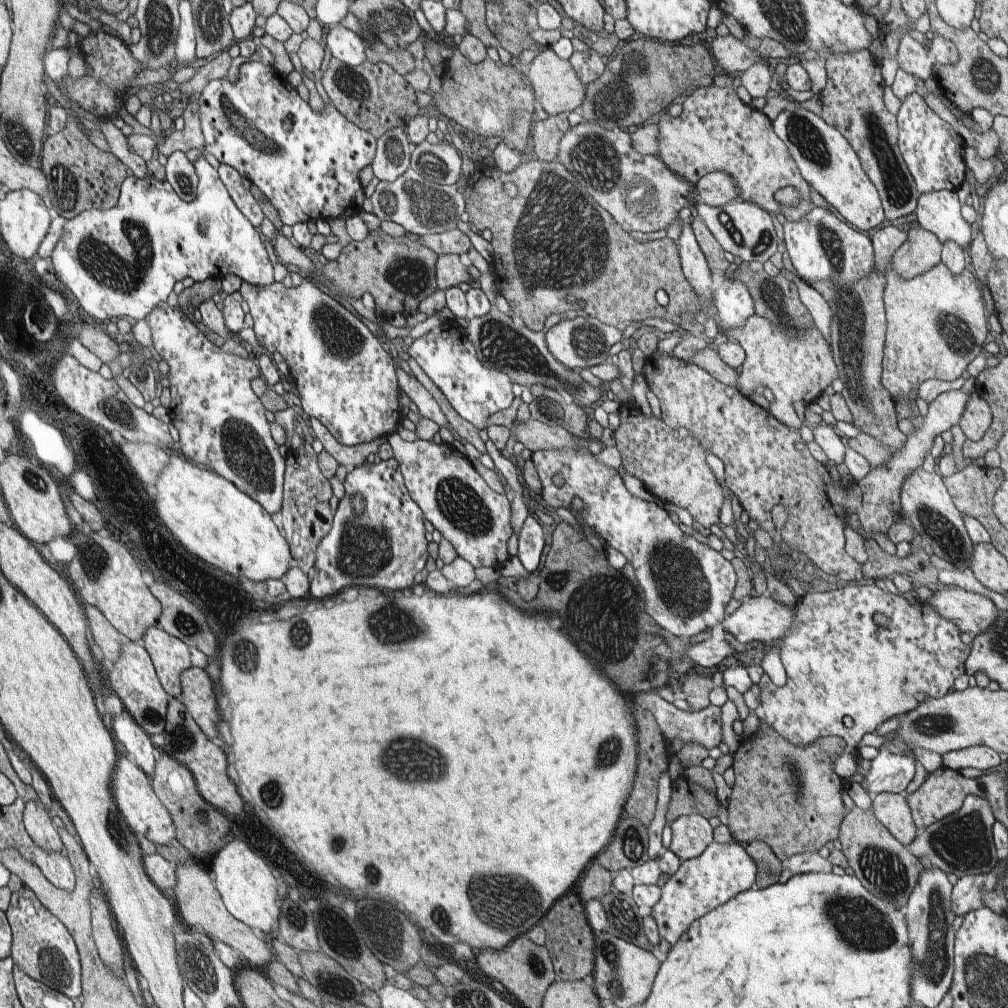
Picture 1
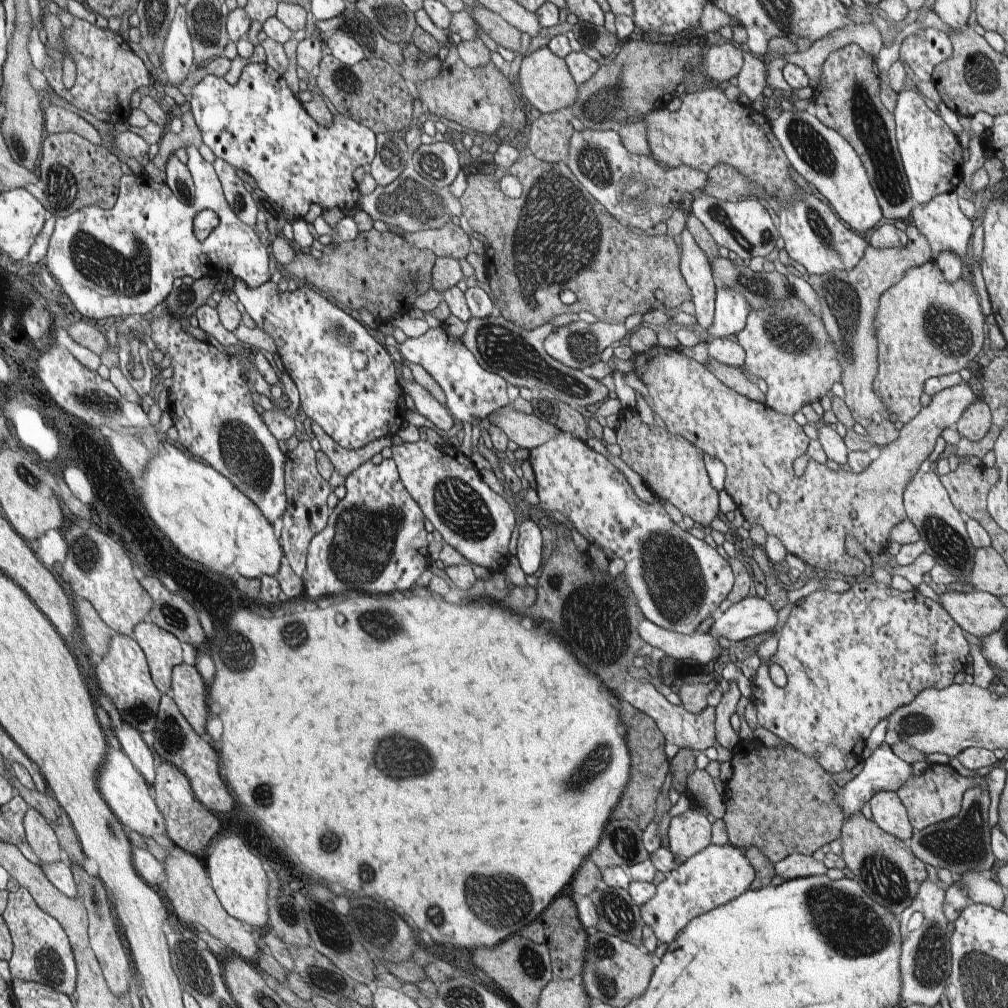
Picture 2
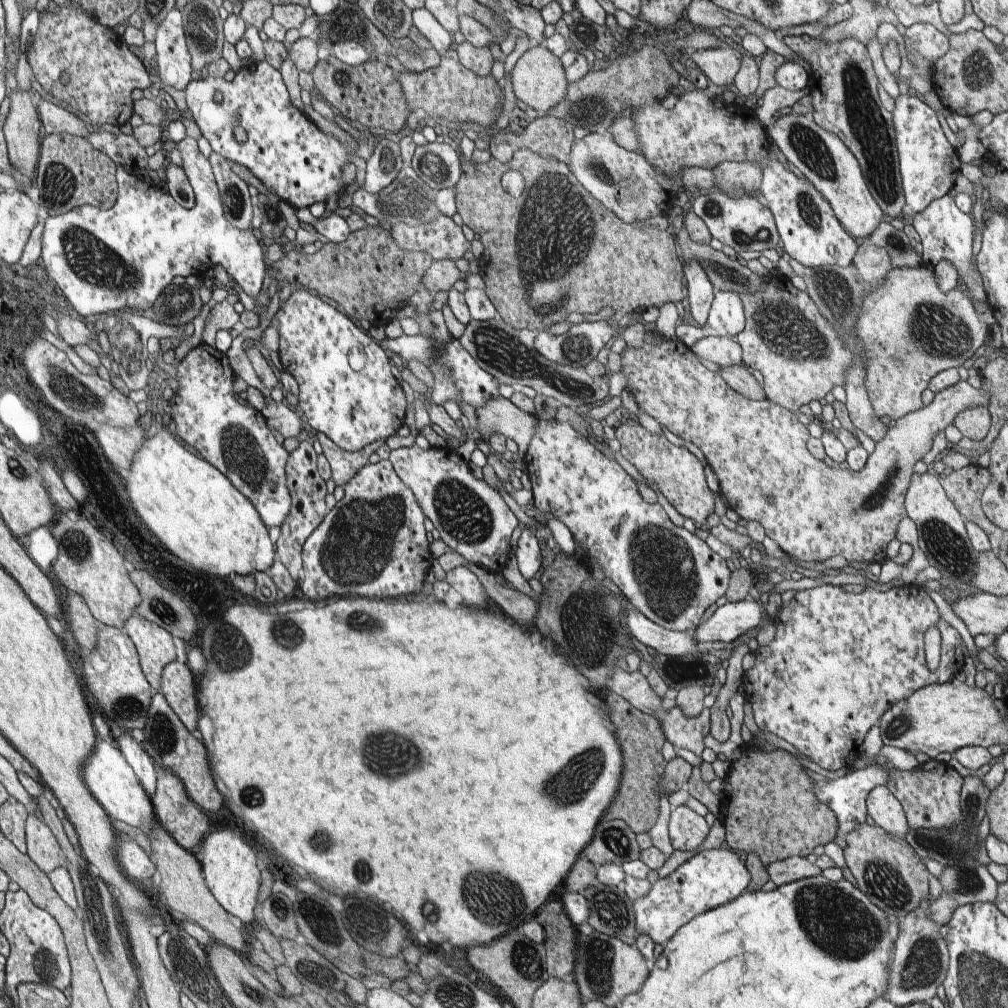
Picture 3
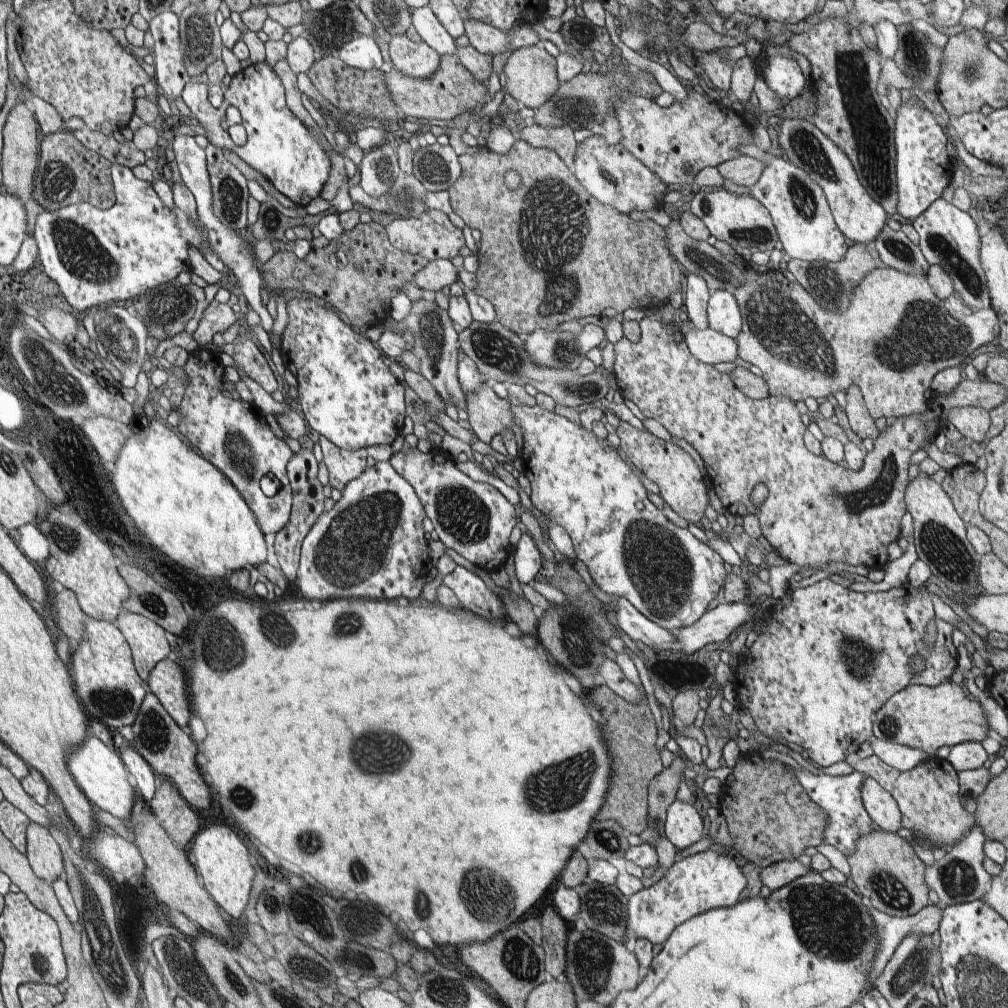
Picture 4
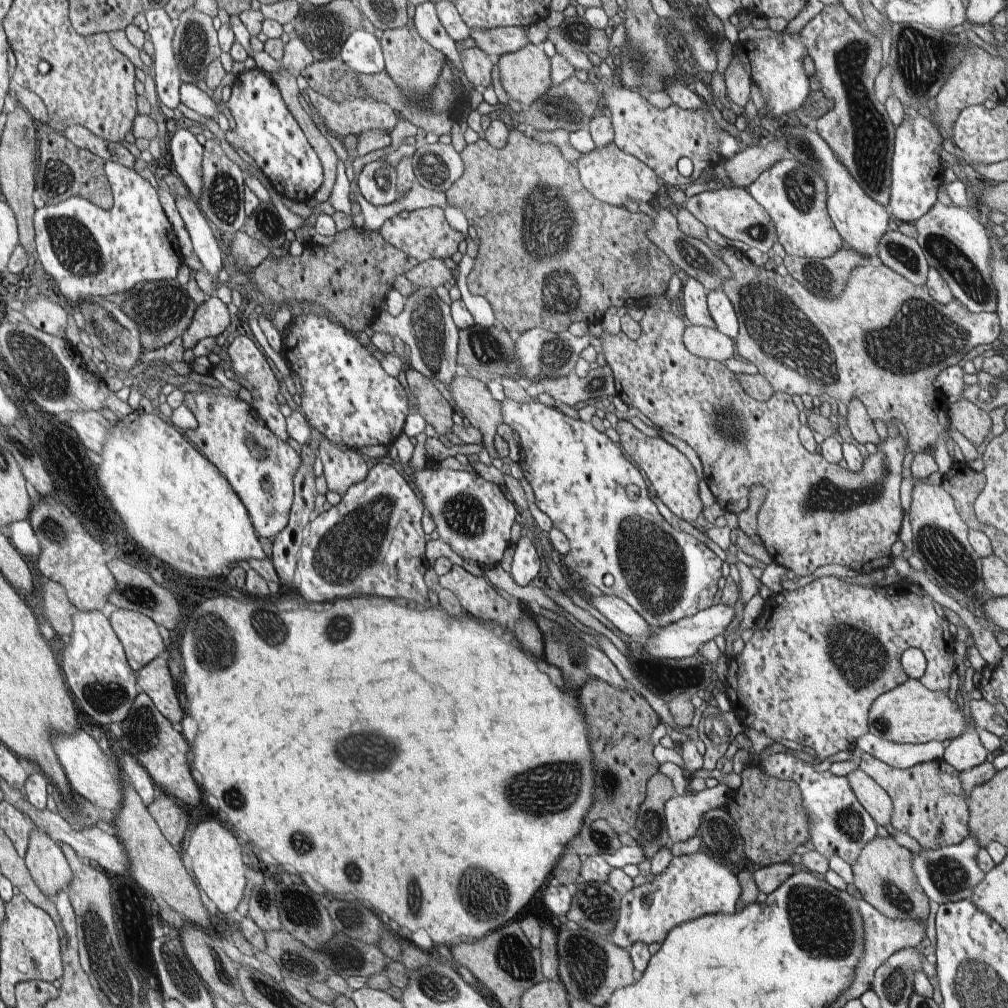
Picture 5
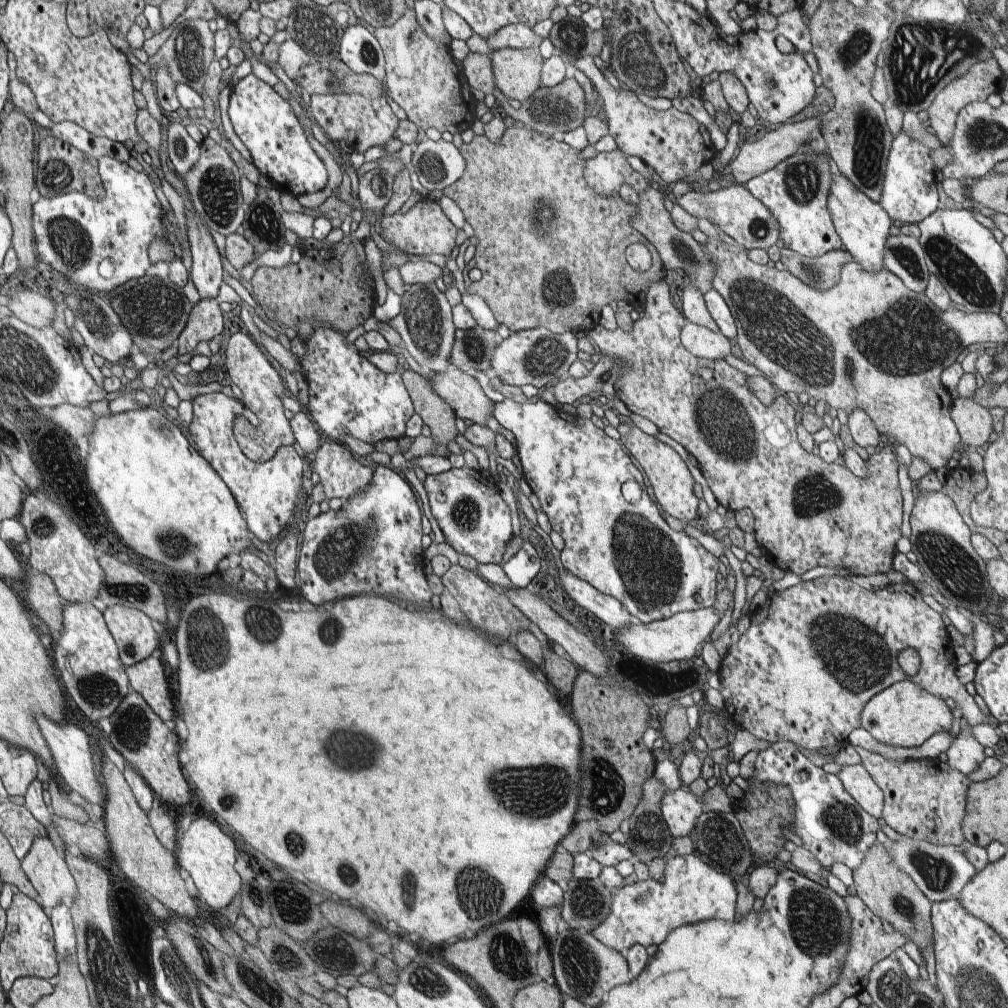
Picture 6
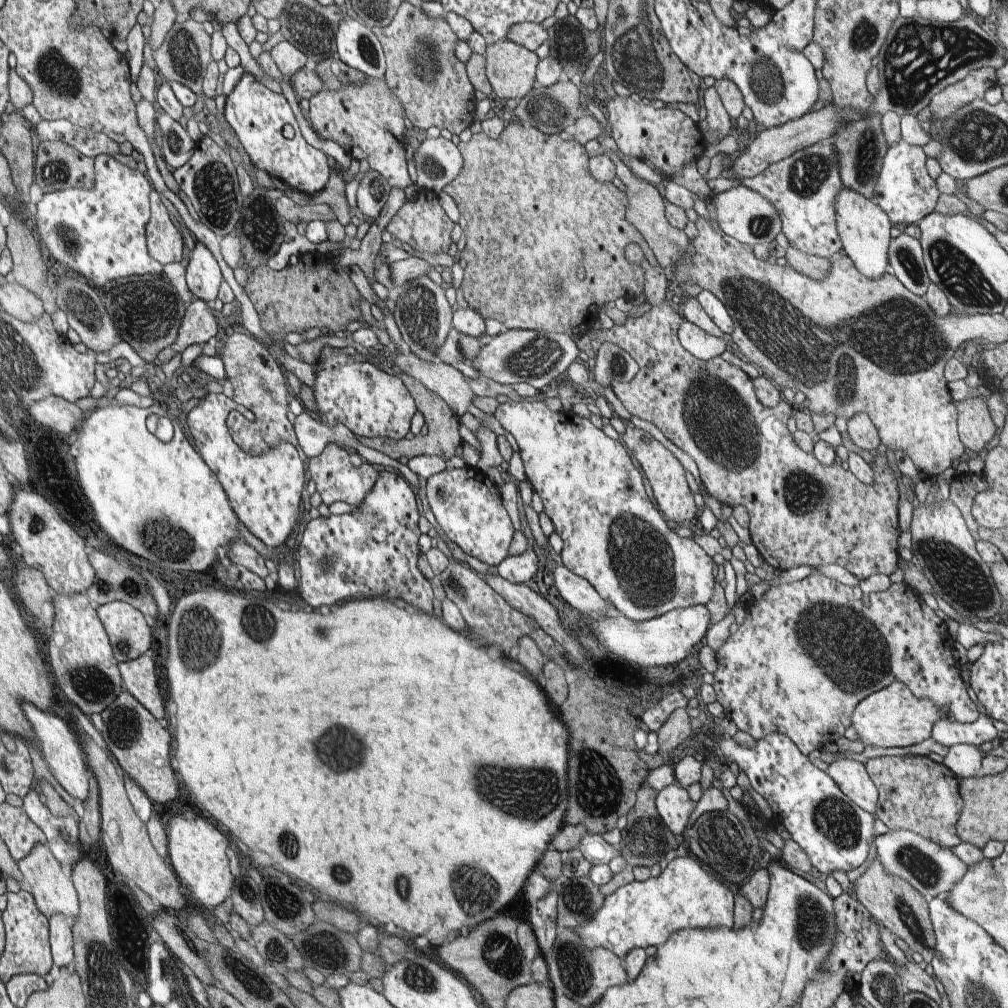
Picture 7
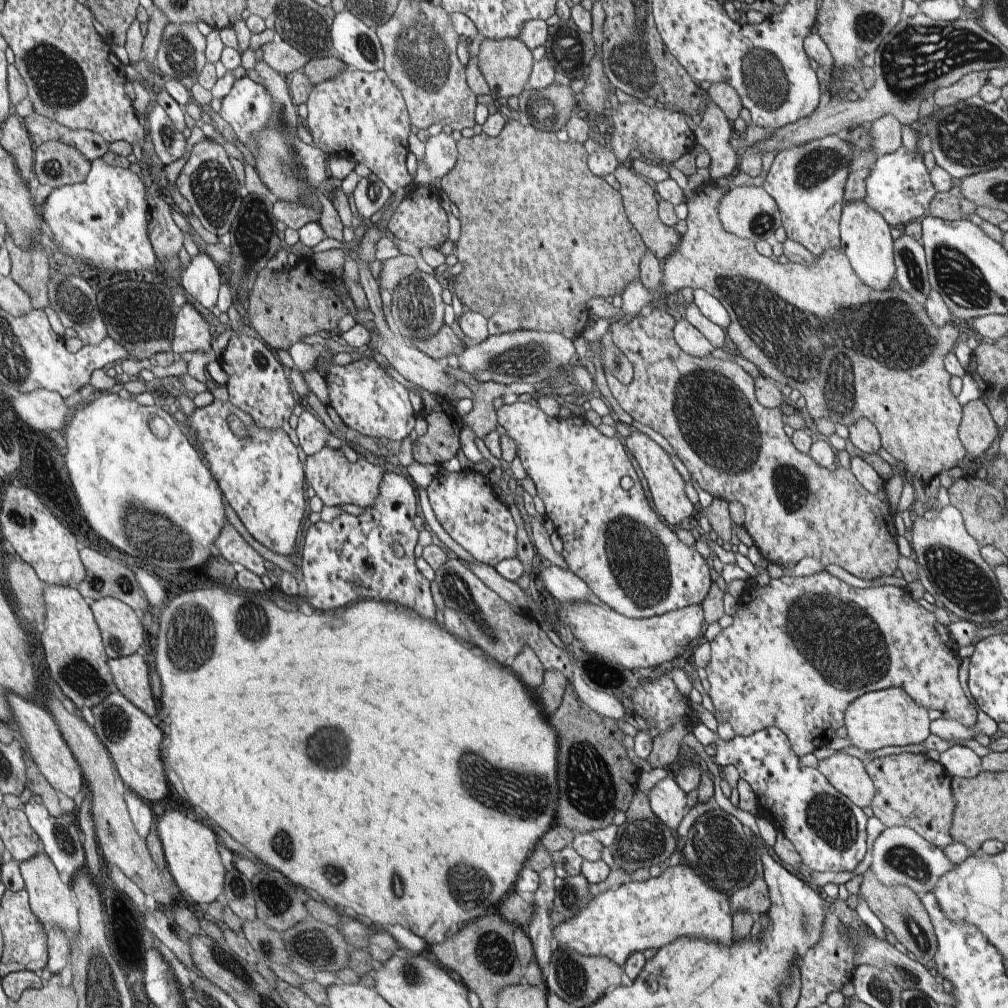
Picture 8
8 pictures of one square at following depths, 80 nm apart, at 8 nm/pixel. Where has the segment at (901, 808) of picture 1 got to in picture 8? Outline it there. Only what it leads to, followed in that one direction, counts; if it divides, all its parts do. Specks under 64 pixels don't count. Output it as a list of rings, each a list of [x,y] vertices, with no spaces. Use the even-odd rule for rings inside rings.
[[[838,752],[827,760],[819,761],[817,769],[840,794],[861,809],[870,810],[875,786],[860,759]]]

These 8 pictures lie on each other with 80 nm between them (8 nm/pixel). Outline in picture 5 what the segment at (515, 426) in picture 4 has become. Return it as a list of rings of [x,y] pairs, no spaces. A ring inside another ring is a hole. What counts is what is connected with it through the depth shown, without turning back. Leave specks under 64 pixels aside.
[[[464,371],[457,374],[448,390],[460,412],[482,433],[482,442],[490,457],[498,458],[493,440],[496,428],[504,422],[501,402],[494,399],[485,381],[470,377]]]

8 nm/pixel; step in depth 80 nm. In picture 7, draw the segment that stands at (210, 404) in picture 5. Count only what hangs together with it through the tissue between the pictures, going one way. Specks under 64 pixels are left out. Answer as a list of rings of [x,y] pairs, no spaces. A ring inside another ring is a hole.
[[[208,393],[188,415],[181,418],[187,425],[188,435],[194,439],[194,446],[201,450],[202,458],[209,463],[210,470],[217,474],[218,480],[225,487],[242,524],[256,538],[260,538],[266,547],[281,553],[286,548],[286,538],[292,534],[300,514],[304,462],[300,452],[290,443],[281,443],[257,457],[246,454],[234,443],[226,427],[226,418],[232,410],[238,410],[247,419],[253,419],[250,410],[224,393]]]

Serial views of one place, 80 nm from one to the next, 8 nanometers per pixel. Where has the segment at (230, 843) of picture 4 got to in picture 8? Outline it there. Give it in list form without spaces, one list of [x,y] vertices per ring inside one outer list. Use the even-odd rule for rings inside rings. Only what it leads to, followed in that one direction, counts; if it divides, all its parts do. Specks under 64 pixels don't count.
[[[166,812],[156,822],[154,826],[161,838],[169,872],[179,896],[203,907],[216,901],[225,892],[227,874],[224,874],[226,870],[220,860],[218,838],[208,828],[208,823],[199,816],[196,820],[188,820],[180,812]]]

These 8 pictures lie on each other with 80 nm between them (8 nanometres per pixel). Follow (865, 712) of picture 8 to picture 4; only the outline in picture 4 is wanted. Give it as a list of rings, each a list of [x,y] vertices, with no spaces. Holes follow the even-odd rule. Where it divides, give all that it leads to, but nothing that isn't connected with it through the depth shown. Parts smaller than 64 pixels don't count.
[[[951,680],[933,687],[910,685],[894,694],[880,710],[876,711],[872,719],[873,734],[878,740],[920,749],[931,757],[934,757],[936,750],[942,746],[953,747],[968,741],[982,743],[987,734],[992,734],[992,730],[988,728],[988,718],[982,709],[981,700],[982,698],[977,699],[971,694],[966,696],[962,692],[962,684],[956,684]]]

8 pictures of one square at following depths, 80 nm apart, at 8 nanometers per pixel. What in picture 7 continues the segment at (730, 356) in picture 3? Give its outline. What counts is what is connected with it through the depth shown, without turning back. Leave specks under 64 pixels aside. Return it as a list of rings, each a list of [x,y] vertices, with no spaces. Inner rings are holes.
[[[686,320],[681,324],[681,328],[677,330],[677,335],[682,346],[690,351],[690,354],[705,361],[720,356],[728,346],[724,338],[709,335],[699,326]]]

